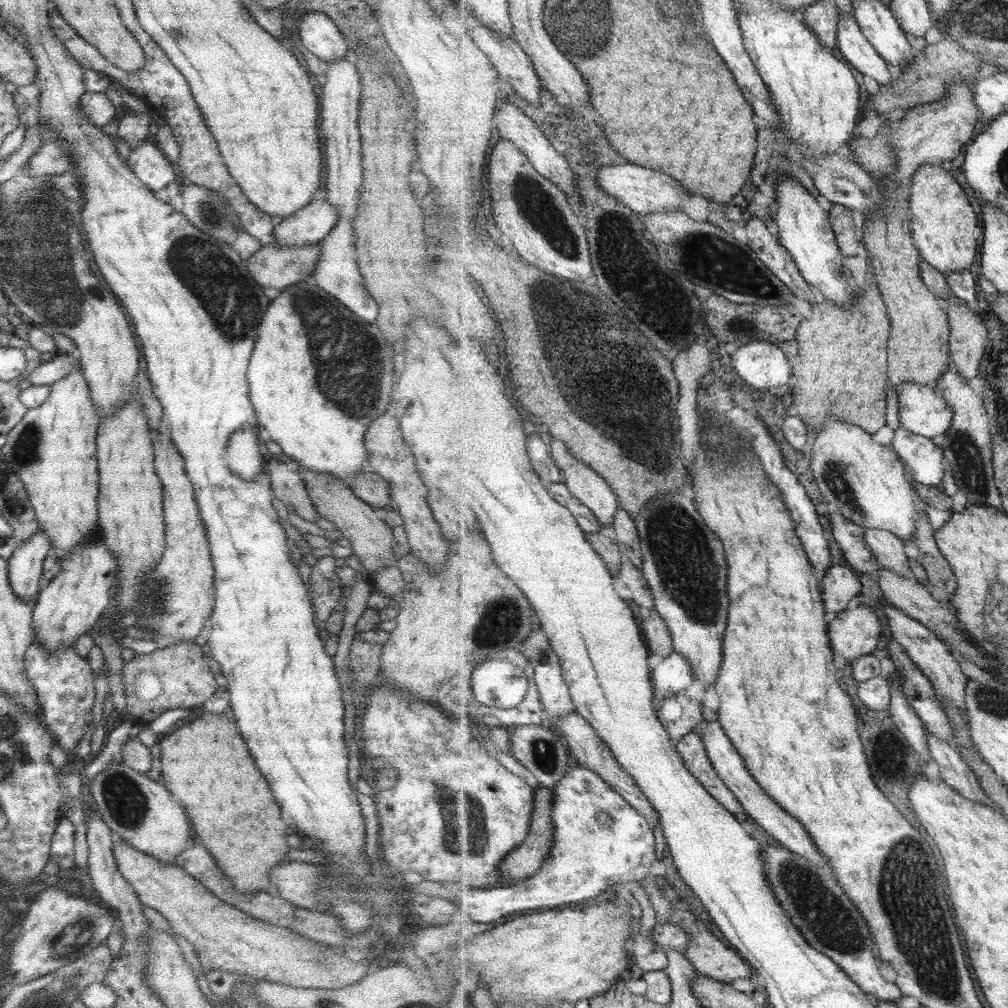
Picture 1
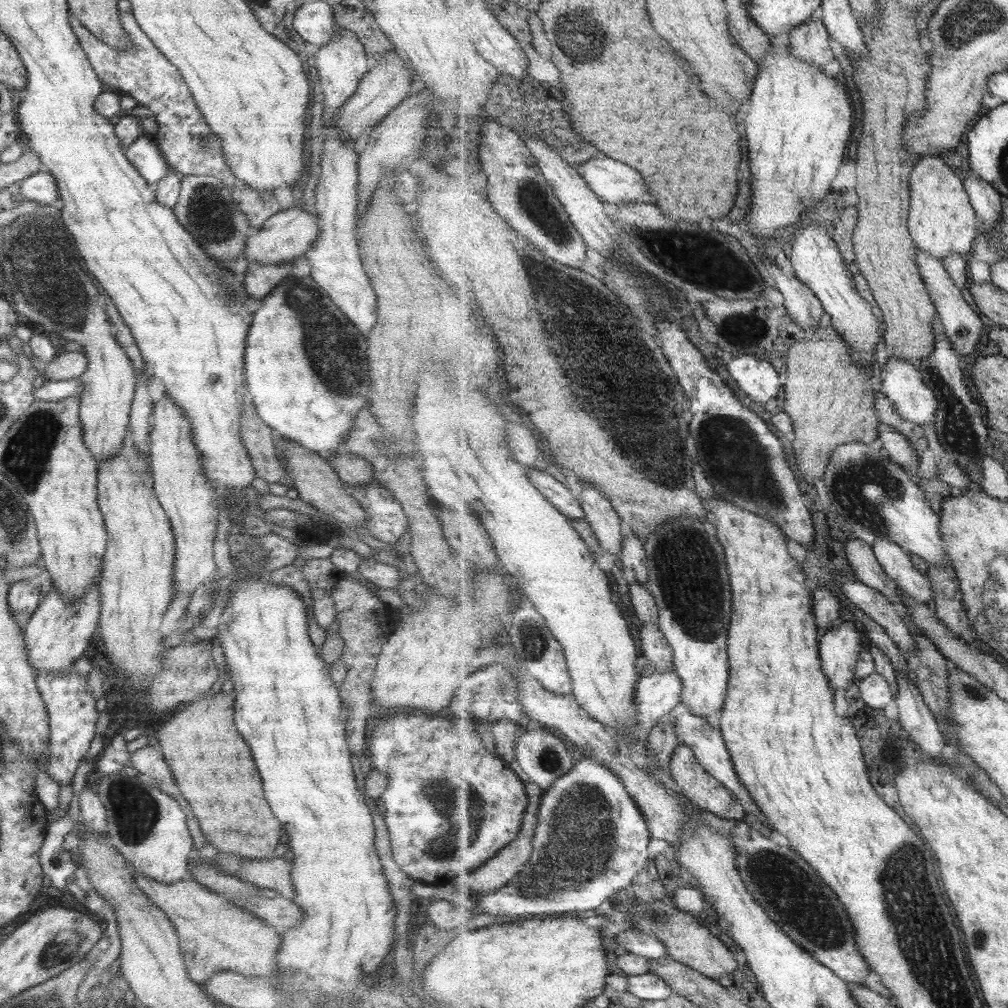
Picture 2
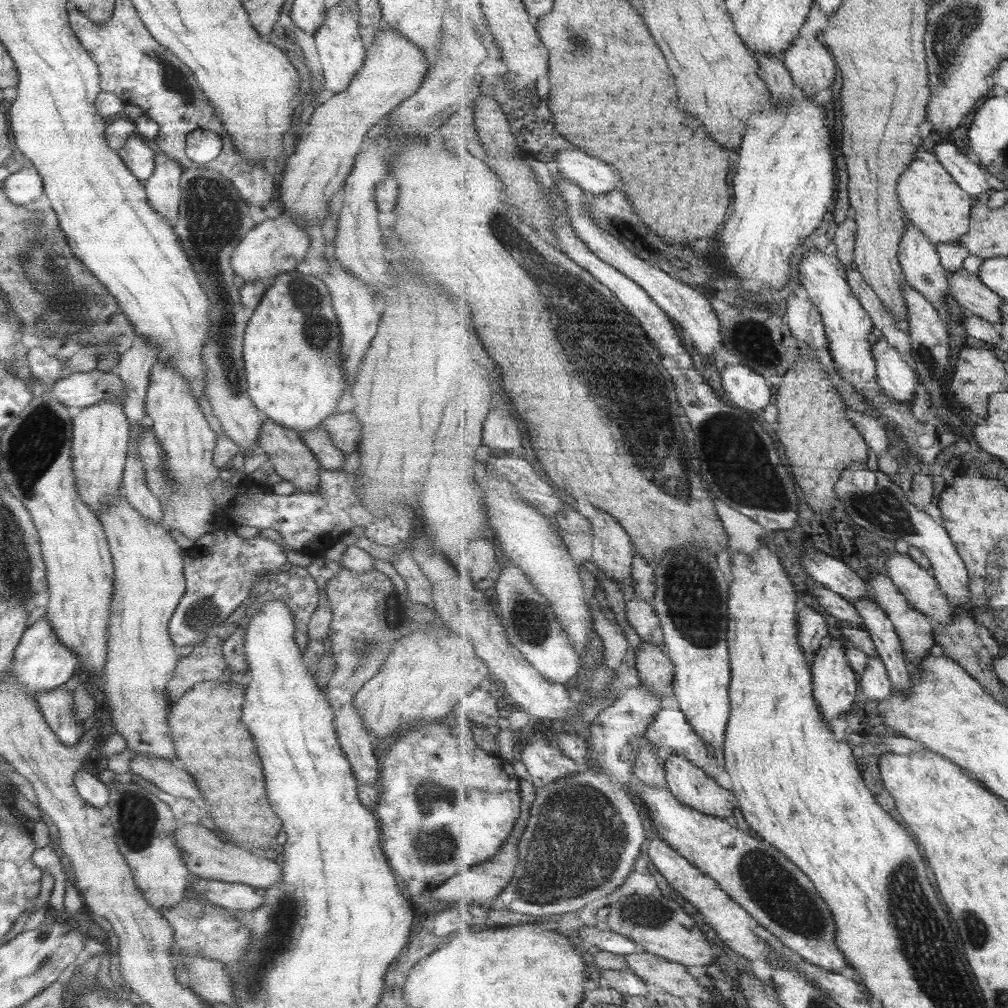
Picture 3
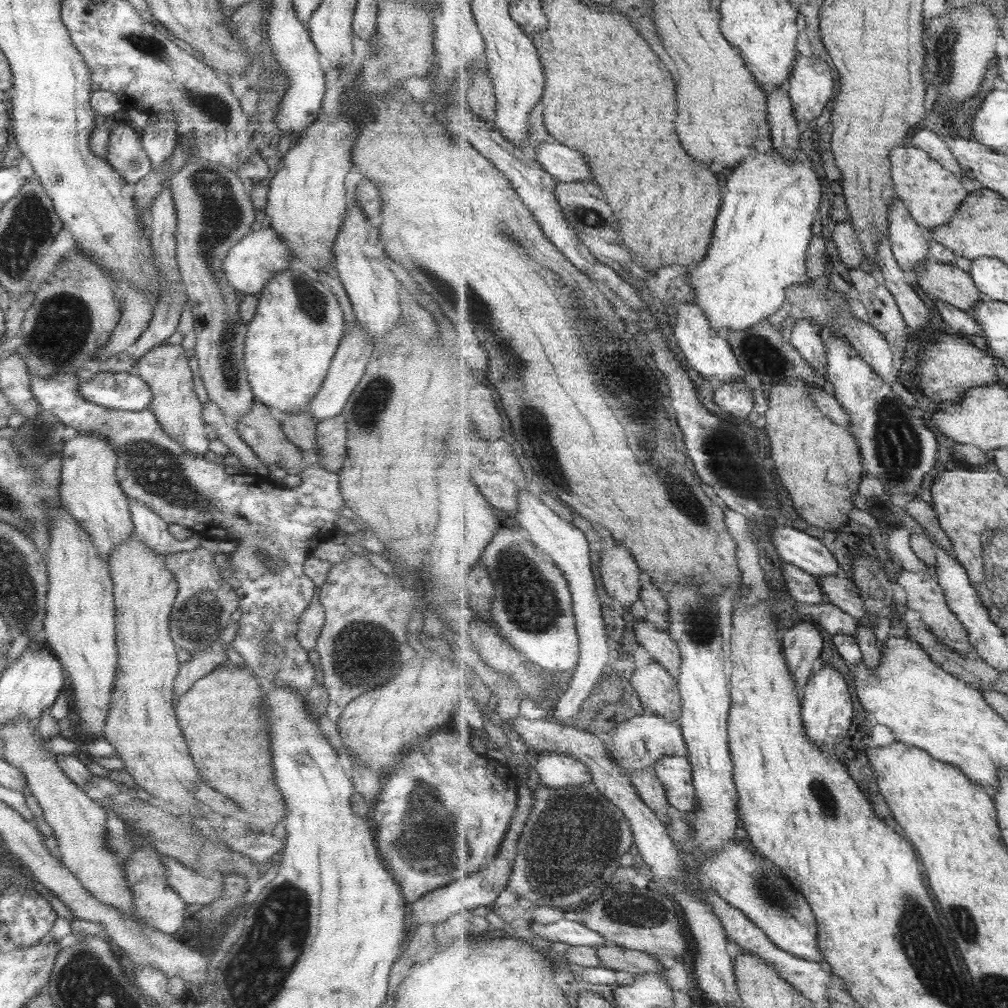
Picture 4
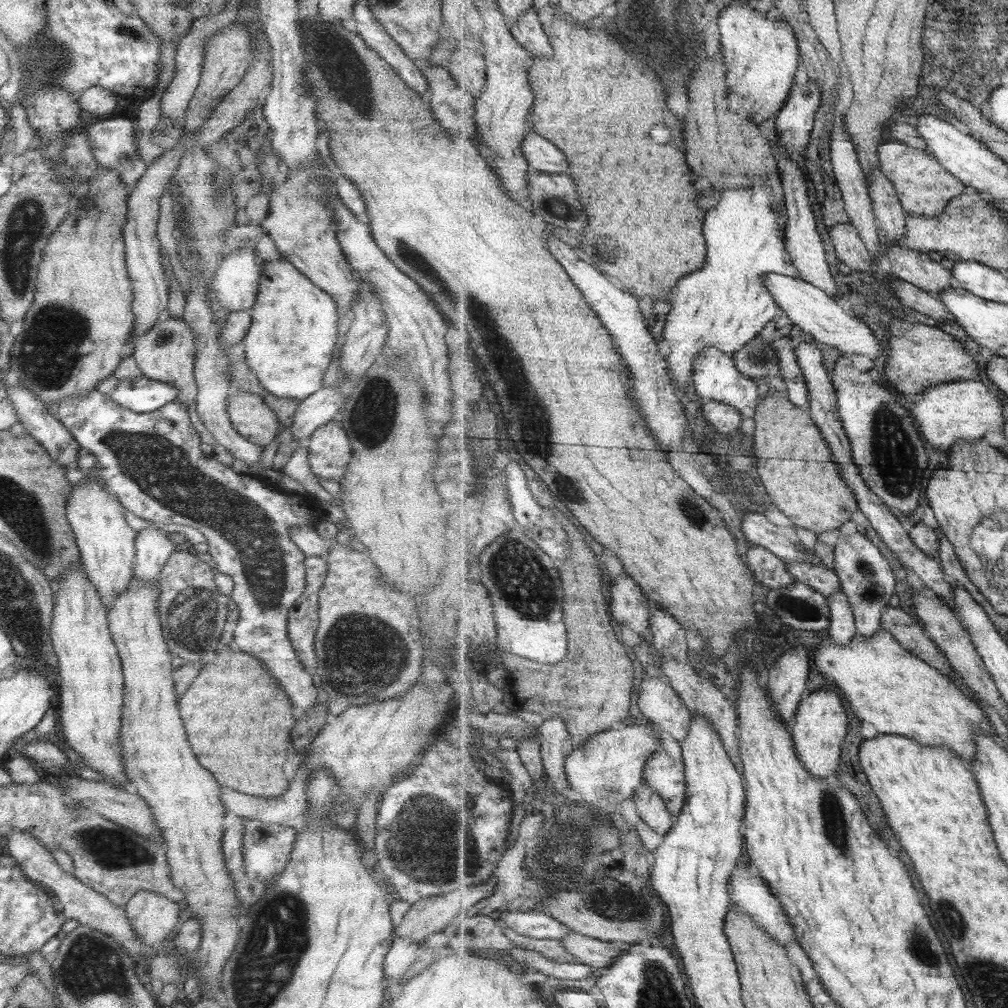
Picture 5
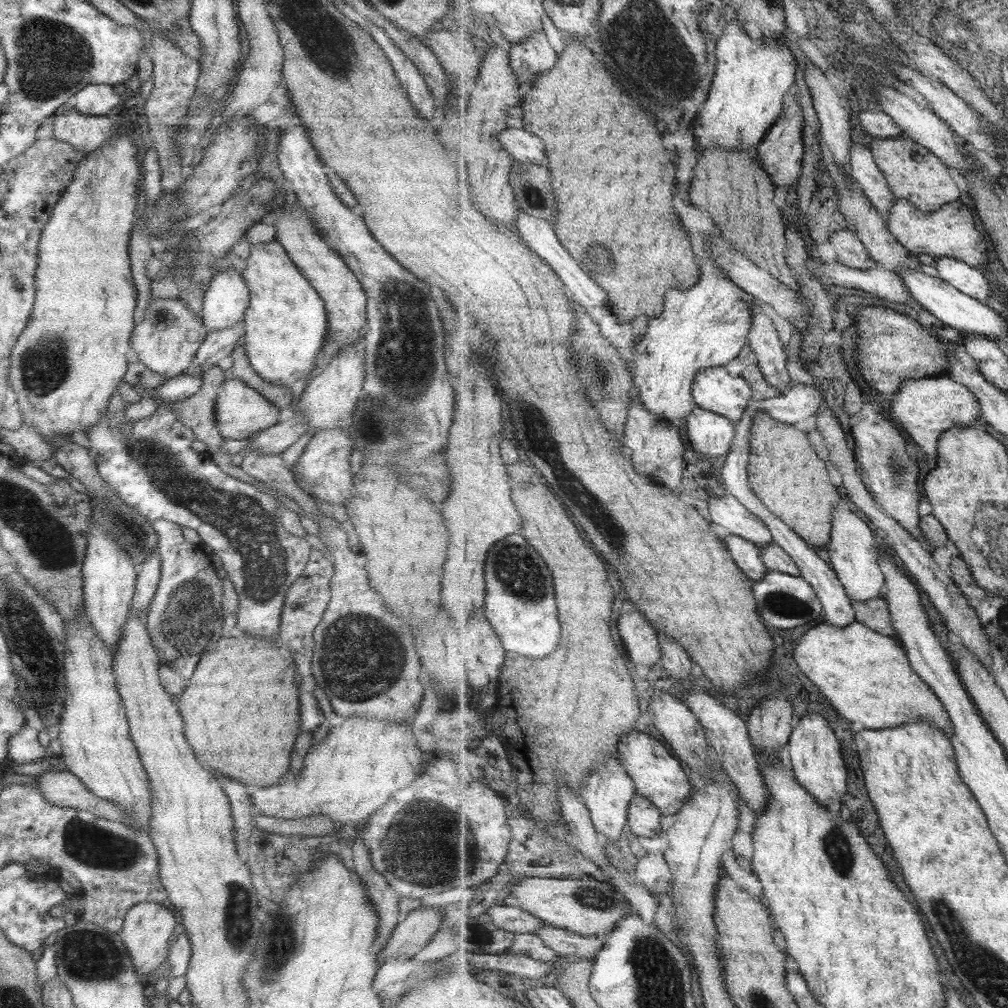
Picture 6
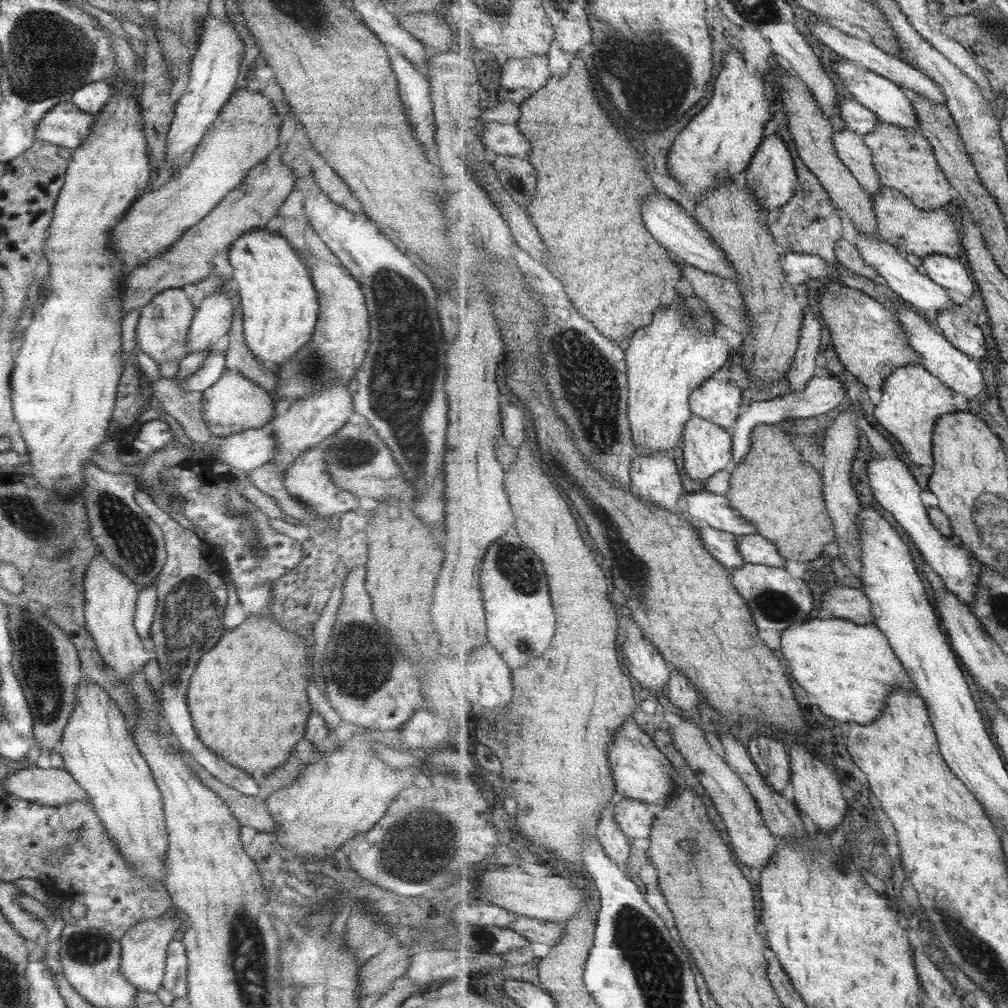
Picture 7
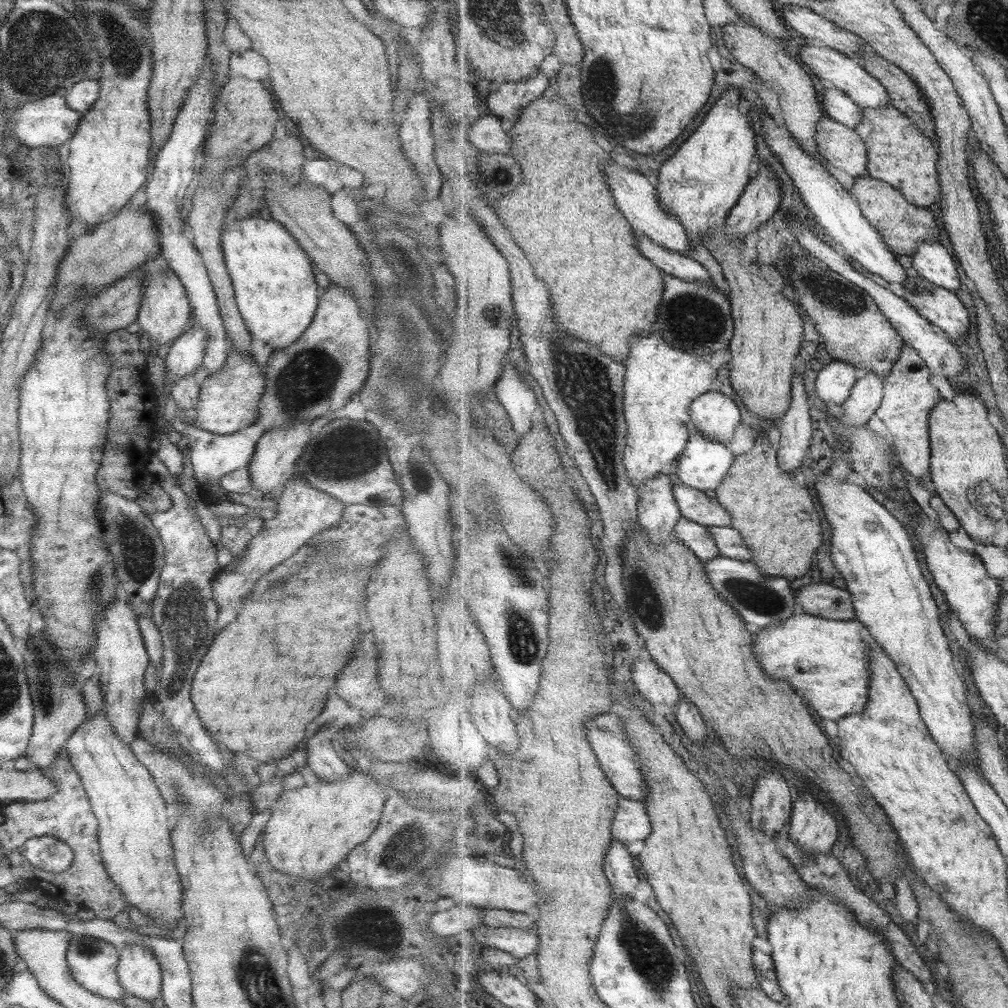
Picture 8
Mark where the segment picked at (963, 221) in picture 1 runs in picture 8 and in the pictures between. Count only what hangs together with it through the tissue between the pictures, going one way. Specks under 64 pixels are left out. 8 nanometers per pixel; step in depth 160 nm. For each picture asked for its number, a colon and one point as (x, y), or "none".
2: (943, 221)
3: (933, 200)
4: (933, 194)
5: (925, 187)
6: (914, 173)
7: (905, 160)
8: (899, 153)

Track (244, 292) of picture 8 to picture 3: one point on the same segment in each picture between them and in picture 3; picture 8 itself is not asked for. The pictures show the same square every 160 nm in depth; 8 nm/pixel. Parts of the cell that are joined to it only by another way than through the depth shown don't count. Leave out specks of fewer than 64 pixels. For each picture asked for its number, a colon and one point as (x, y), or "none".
3: (290, 353)
4: (289, 343)
5: (292, 331)
6: (284, 324)
7: (278, 305)

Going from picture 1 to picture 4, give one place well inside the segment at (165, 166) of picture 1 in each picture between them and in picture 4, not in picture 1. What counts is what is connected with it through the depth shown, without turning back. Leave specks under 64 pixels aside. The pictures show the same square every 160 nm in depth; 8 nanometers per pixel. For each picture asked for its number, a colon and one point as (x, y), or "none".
2: (143, 155)
3: (136, 155)
4: (124, 154)

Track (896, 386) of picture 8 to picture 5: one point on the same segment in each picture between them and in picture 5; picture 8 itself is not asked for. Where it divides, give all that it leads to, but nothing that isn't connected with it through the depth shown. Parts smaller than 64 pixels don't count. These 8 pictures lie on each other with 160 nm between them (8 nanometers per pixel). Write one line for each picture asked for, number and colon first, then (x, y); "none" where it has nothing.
5: (948, 413)
6: (925, 408)
7: (913, 398)

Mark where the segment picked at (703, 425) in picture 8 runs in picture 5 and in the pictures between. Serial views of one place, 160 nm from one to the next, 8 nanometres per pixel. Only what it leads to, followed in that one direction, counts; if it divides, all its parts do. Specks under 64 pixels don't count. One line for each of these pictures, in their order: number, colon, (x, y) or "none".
5: (716, 376)
6: (714, 389)
7: (722, 403)

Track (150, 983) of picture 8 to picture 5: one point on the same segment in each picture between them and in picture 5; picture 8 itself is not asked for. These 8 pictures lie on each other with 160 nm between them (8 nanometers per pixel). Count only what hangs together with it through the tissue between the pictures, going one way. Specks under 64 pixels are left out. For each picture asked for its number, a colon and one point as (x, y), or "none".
5: (151, 917)
6: (146, 927)
7: (143, 947)

